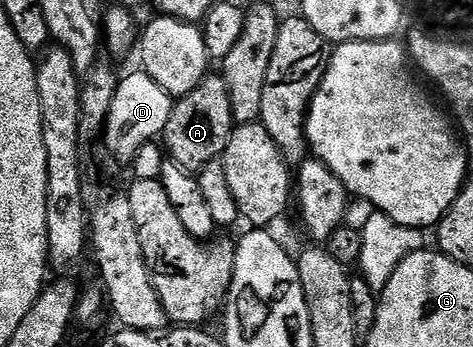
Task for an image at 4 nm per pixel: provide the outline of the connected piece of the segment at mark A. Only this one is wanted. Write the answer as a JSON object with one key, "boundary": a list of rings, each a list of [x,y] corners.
{"boundary":[[[209,74],[196,88],[189,90],[189,94],[178,97],[174,101],[171,113],[169,114],[169,122],[165,126],[161,140],[165,145],[166,155],[170,159],[178,162],[185,171],[198,174],[205,166],[209,166],[209,162],[222,157],[235,125],[233,106],[229,106],[229,90],[225,86],[222,75]]]}

